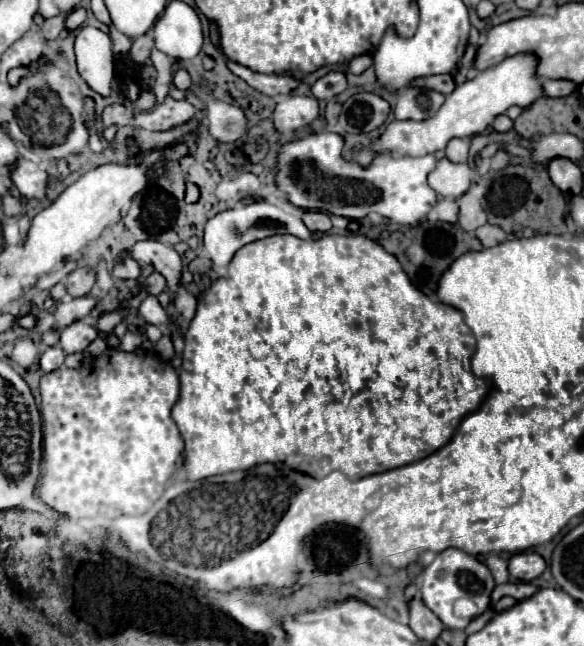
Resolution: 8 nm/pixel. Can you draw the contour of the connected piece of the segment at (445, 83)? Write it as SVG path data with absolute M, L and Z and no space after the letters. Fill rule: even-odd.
M441 74L441 76L427 76L427 78L417 78L411 82L411 86L423 86L429 90L437 90L443 94L451 94L455 88L453 76L451 74Z

